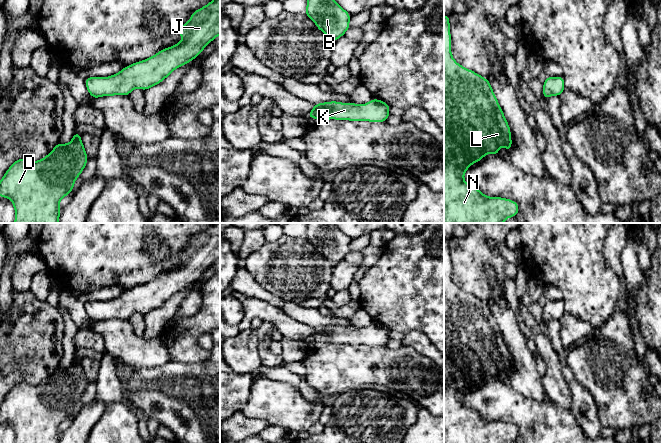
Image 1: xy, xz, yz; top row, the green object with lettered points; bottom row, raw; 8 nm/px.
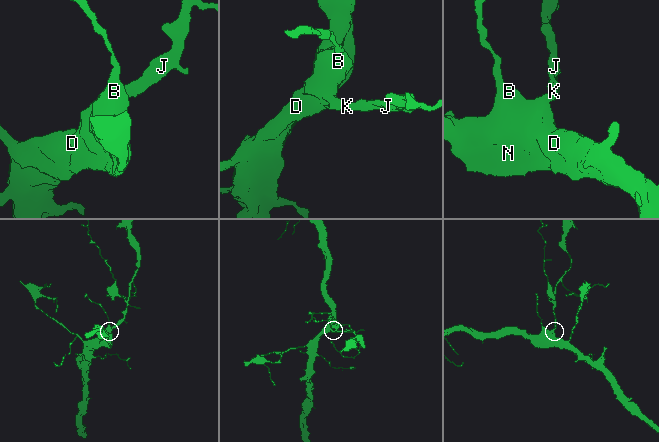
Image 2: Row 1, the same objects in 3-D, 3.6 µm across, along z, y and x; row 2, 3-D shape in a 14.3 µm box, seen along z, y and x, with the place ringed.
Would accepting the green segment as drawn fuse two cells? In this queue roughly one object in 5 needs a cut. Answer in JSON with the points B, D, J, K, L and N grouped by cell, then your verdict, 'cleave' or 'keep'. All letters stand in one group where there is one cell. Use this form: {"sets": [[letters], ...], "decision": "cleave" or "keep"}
{"sets": [["B", "D", "J", "K", "L", "N"]], "decision": "keep"}

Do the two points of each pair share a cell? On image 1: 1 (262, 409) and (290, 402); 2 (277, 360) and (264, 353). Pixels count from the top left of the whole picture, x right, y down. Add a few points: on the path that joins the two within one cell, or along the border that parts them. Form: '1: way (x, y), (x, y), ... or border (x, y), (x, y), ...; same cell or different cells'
1: way (269, 403), (283, 403); same cell
2: way (274, 360), (267, 356); same cell

